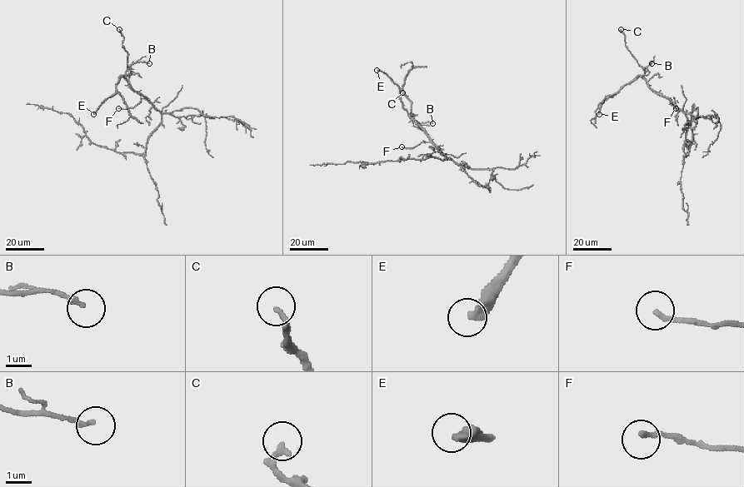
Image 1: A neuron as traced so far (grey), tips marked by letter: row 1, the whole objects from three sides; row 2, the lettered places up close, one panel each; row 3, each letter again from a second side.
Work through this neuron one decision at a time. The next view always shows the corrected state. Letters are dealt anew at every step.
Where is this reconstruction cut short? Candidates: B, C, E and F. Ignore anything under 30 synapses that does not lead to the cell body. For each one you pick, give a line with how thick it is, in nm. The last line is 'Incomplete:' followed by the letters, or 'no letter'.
E: calibre 440 nm
Incomplete: E

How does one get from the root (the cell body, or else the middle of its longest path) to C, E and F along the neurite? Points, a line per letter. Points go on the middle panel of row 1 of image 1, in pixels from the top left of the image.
C: (441, 160), (445, 155), (409, 116), (411, 114), (411, 102), (402, 92)
E: (441, 160), (445, 155), (403, 107), (400, 88), (385, 72), (376, 70)
F: (441, 160), (445, 156), (430, 141), (421, 142), (411, 148), (401, 146)

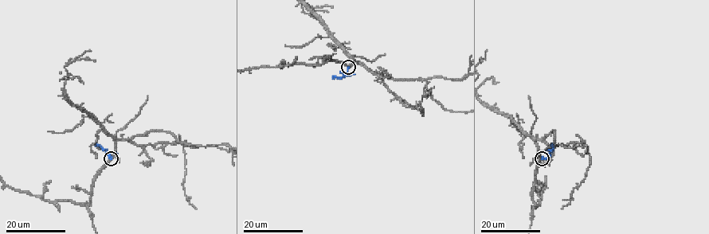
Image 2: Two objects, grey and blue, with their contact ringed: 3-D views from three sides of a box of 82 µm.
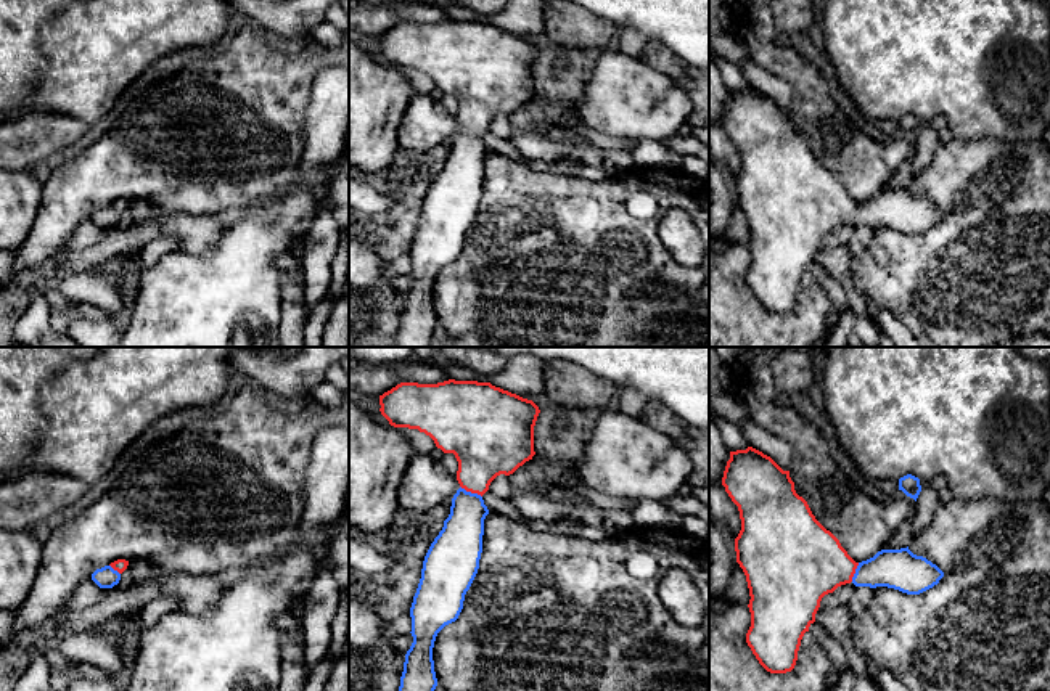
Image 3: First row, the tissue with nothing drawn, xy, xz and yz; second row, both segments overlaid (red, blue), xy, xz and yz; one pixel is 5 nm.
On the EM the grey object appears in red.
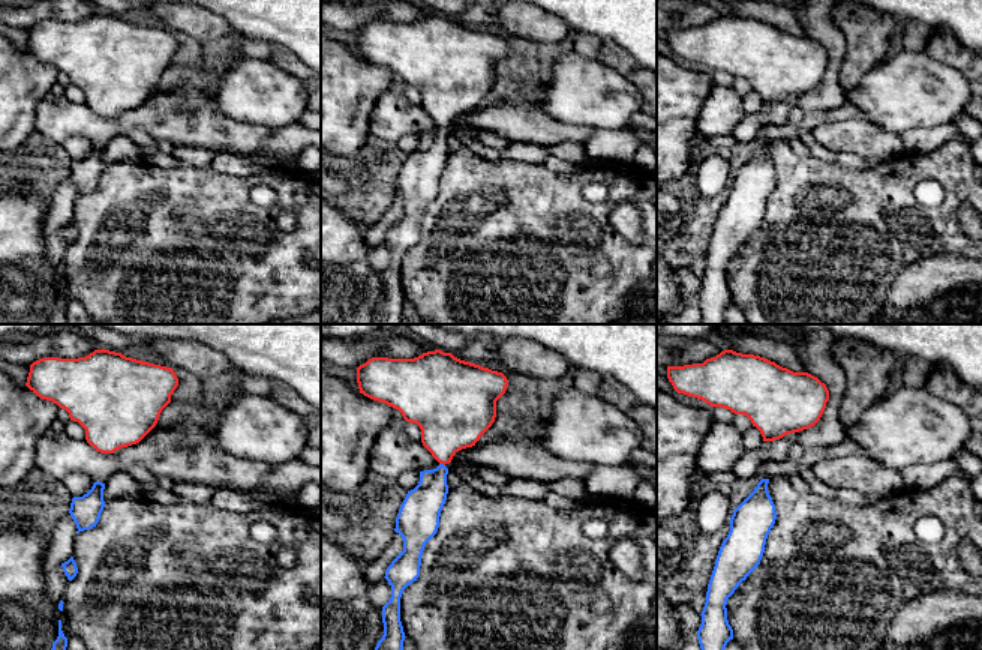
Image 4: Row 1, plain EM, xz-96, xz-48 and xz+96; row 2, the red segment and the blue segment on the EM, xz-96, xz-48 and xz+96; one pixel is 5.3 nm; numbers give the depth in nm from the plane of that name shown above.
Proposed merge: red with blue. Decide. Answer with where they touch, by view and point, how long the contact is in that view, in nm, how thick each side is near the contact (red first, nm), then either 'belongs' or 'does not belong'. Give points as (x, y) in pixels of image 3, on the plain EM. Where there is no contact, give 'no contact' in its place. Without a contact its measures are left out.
meets red in xz at (471, 132); contact 130 nm long; 320 nm thick on the red side, 220 nm on the other; belongs

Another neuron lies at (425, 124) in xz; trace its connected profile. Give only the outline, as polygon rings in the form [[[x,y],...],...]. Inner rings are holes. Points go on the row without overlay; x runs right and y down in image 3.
[[[416,95],[399,127],[399,146],[415,151],[428,151],[447,138],[453,138],[460,124],[449,114],[441,101],[431,95]]]

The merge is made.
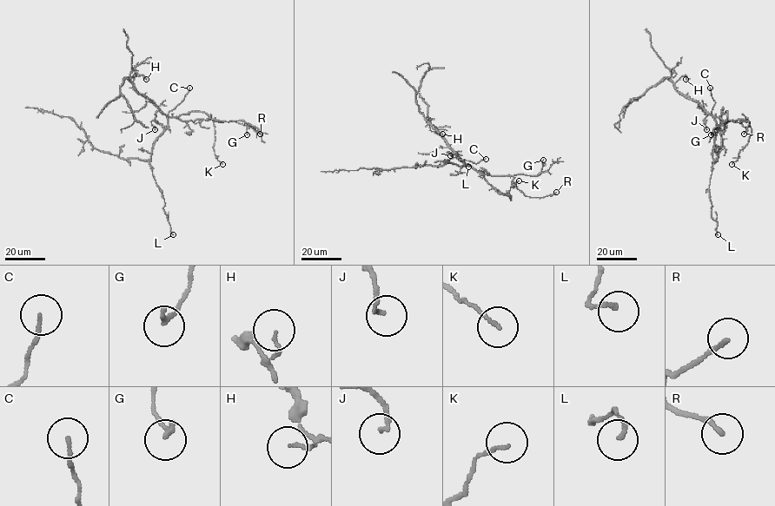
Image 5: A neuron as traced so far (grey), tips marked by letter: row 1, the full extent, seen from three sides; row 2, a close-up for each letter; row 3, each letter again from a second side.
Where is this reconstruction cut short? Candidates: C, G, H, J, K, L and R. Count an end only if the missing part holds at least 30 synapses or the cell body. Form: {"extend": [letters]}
{"extend": []}

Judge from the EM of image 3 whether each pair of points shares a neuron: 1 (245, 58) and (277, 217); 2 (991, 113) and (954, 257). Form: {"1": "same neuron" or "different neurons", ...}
{"1": "different neurons", "2": "different neurons"}

